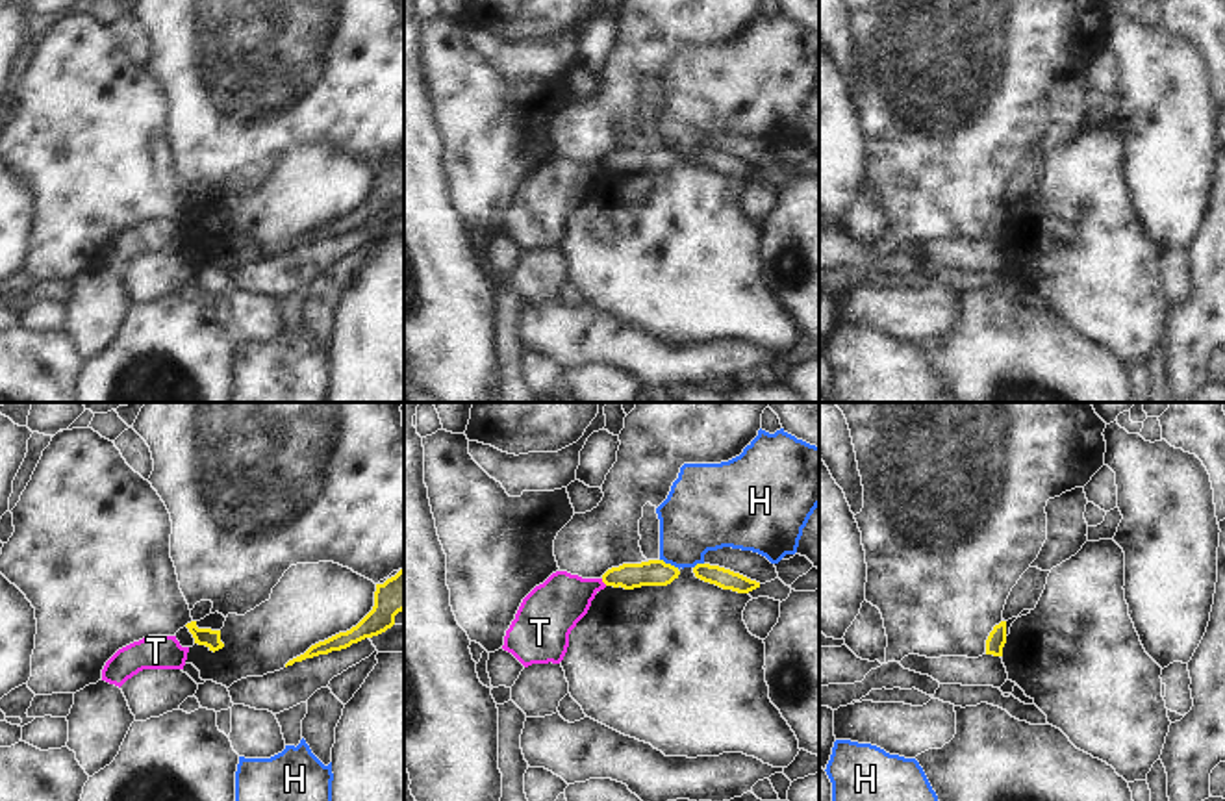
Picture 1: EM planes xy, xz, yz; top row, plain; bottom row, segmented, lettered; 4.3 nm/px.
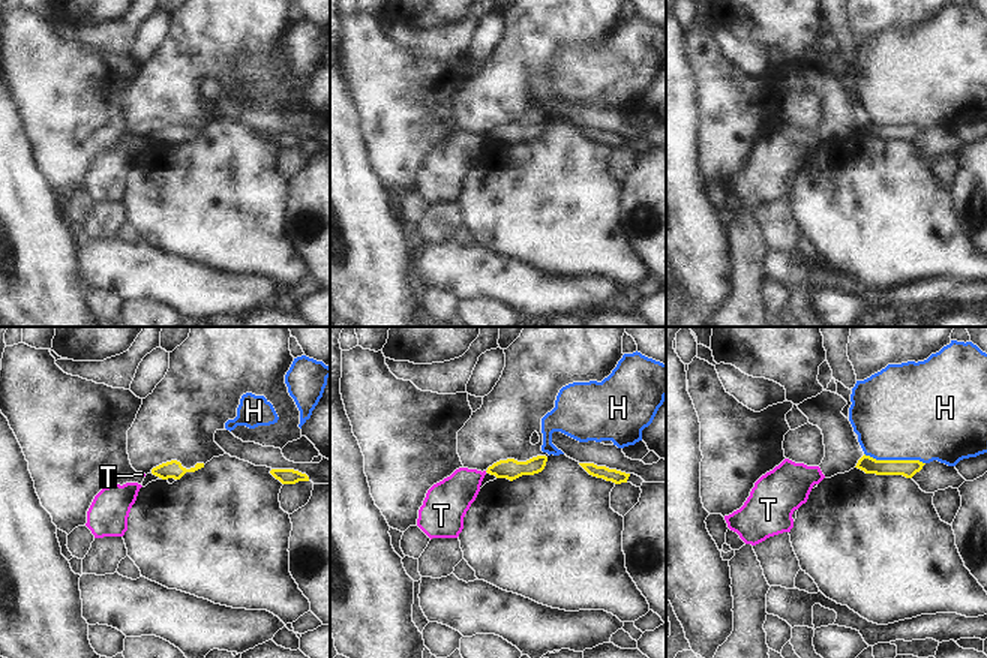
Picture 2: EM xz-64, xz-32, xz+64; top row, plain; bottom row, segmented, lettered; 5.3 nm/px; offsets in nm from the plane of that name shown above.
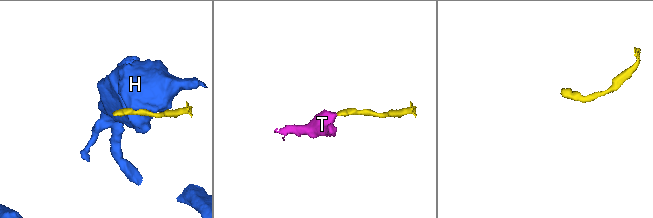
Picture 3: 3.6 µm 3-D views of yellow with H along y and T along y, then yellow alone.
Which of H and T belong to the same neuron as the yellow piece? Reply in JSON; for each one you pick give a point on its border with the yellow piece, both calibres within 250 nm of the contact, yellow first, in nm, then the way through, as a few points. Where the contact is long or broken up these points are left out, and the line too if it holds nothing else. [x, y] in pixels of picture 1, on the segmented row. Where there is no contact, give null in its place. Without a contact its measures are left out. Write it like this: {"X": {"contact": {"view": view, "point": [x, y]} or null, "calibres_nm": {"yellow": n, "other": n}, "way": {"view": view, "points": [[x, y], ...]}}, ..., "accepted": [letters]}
{"accepted": []}

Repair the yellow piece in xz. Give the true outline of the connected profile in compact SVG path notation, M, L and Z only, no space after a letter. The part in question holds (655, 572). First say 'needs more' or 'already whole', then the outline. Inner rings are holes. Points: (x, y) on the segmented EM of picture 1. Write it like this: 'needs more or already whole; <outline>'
already whole; M649 560L641 564L623 564L602 575L602 582L613 588L634 590L641 586L667 586L678 578L678 567L663 560Z

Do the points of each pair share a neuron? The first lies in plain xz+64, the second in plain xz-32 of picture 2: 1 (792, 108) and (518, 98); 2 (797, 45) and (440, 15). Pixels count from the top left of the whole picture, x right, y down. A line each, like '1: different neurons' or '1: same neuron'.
1: same neuron
2: same neuron

